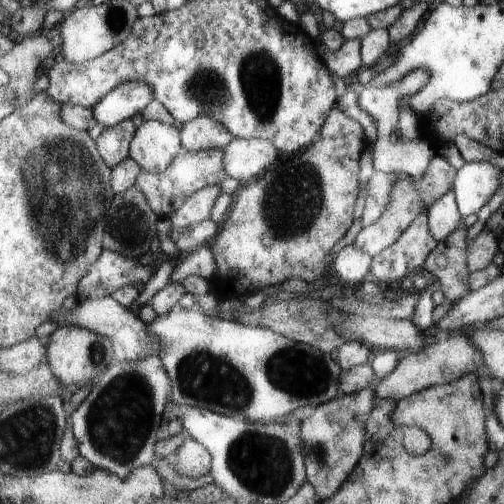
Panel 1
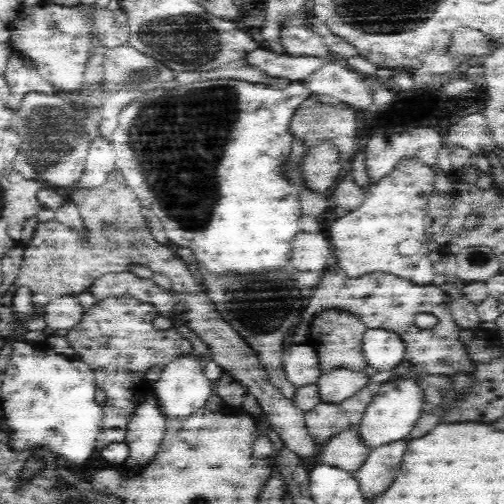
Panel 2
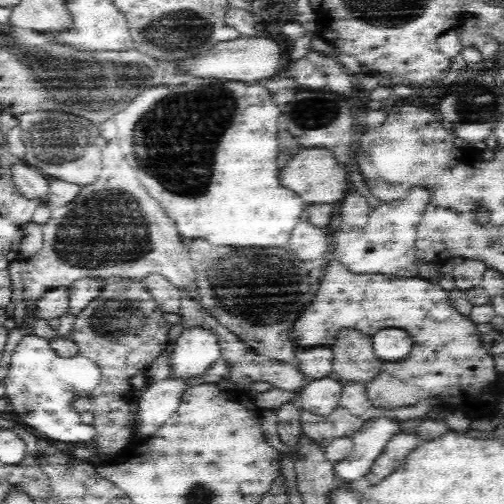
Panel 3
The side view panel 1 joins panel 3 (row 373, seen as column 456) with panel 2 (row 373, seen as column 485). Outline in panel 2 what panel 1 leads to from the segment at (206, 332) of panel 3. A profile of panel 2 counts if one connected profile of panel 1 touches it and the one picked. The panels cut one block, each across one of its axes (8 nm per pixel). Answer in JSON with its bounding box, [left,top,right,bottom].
[148,354,212,424]

